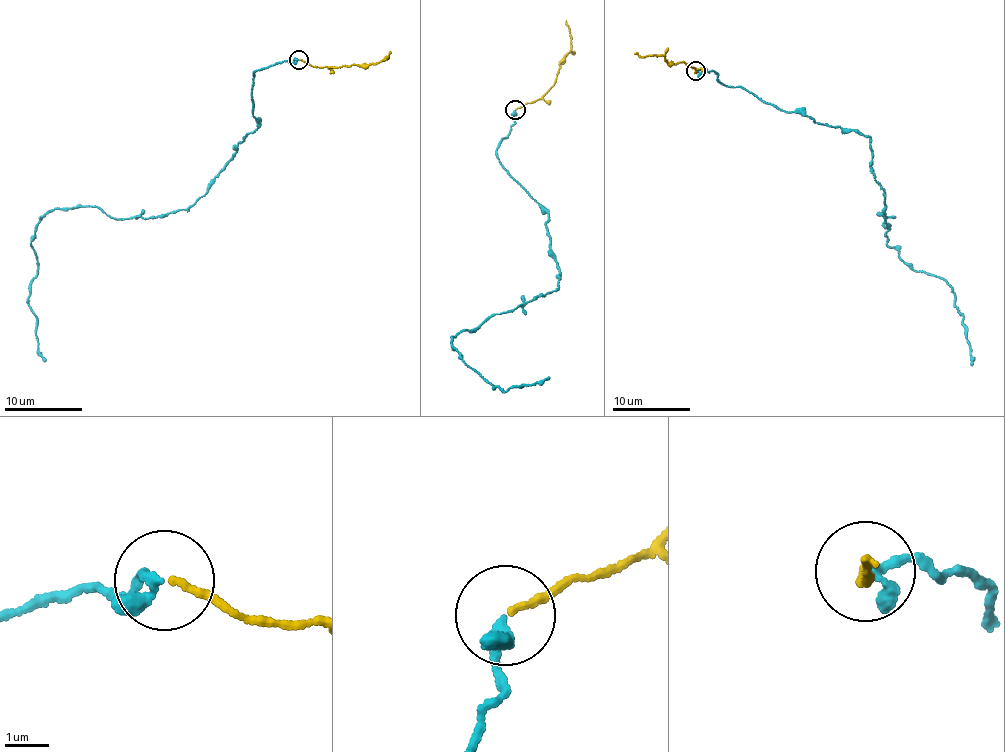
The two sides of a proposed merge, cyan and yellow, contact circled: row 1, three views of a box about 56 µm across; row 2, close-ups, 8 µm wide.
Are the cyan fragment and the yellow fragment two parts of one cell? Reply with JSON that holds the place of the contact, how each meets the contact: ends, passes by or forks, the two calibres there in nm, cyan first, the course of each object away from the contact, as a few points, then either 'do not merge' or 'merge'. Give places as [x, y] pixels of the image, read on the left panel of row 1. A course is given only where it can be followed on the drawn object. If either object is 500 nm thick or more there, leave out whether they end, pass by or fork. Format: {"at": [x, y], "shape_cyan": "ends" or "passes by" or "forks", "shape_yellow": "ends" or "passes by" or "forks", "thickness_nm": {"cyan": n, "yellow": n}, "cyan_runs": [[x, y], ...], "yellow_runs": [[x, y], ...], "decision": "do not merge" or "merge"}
{"at": [298, 59], "shape_cyan": "passes by", "shape_yellow": "ends", "thickness_nm": {"cyan": 160, "yellow": 150}, "cyan_runs": [[298, 59], [252, 73], [257, 129], [190, 207], [41, 218], [29, 304], [45, 362]], "yellow_runs": [[300, 59], [317, 67], [367, 64], [381, 61], [390, 52]], "decision": "merge"}

